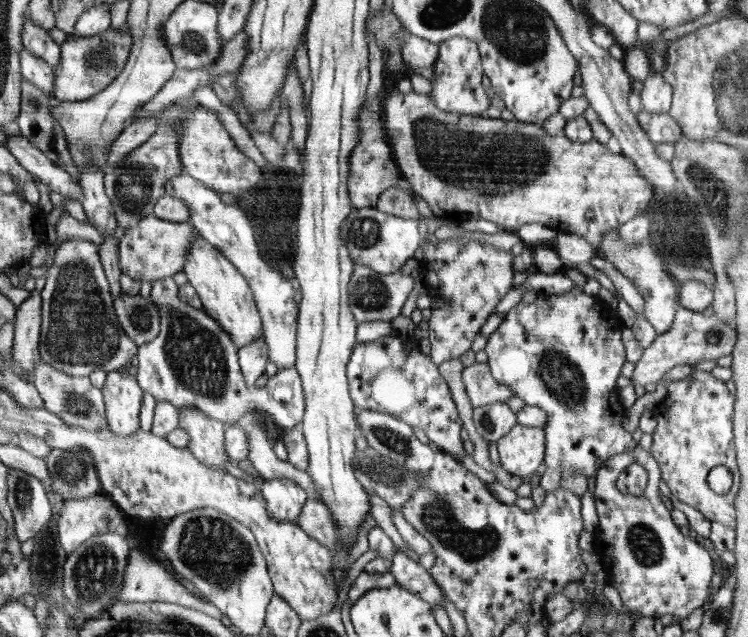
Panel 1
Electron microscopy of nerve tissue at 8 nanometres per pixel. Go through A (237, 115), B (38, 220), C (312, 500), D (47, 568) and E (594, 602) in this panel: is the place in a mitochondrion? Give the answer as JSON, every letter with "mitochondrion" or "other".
{"A":"other","B":"other","C":"other","D":"mitochondrion","E":"other"}

